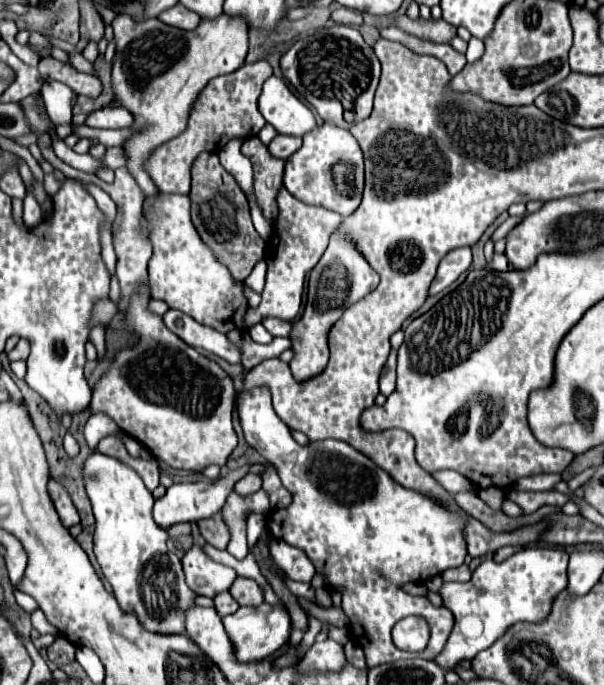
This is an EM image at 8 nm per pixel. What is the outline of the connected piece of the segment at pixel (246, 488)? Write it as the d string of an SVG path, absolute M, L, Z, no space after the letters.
M246 475L244 479L240 479L238 483L236 483L236 487L234 487L234 491L238 493L238 495L242 495L242 497L248 497L248 495L252 495L252 493L256 493L258 489L262 487L262 481L260 481L260 476L258 475Z

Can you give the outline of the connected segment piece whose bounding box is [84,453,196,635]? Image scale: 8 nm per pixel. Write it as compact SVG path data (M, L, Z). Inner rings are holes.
M92 453L88 457L84 467L84 483L96 517L94 555L106 581L112 585L118 605L122 611L134 613L138 621L152 633L182 635L184 613L196 605L196 595L184 581L180 559L166 547L166 531L152 519L152 493L146 489L144 481L134 469L102 453ZM146 595L170 595L168 611L150 607Z

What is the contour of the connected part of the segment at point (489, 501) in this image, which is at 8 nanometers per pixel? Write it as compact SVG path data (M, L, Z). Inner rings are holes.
M490 487L488 489L481 489L478 492L479 497L492 509L496 511L502 510L502 503L504 501L504 493L503 490Z

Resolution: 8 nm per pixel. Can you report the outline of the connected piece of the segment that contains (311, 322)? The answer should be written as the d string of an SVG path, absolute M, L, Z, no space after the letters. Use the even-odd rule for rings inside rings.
M336 235L330 239L330 245L324 251L322 259L310 271L304 313L302 313L300 321L292 323L292 331L290 331L294 357L288 365L298 381L310 379L310 377L322 373L322 369L328 363L328 331L330 331L330 327L350 305L354 305L356 301L366 297L378 285L378 281L380 281L378 273L374 269L370 269L370 265L362 259L362 255L354 249L350 239L346 239L346 235Z

